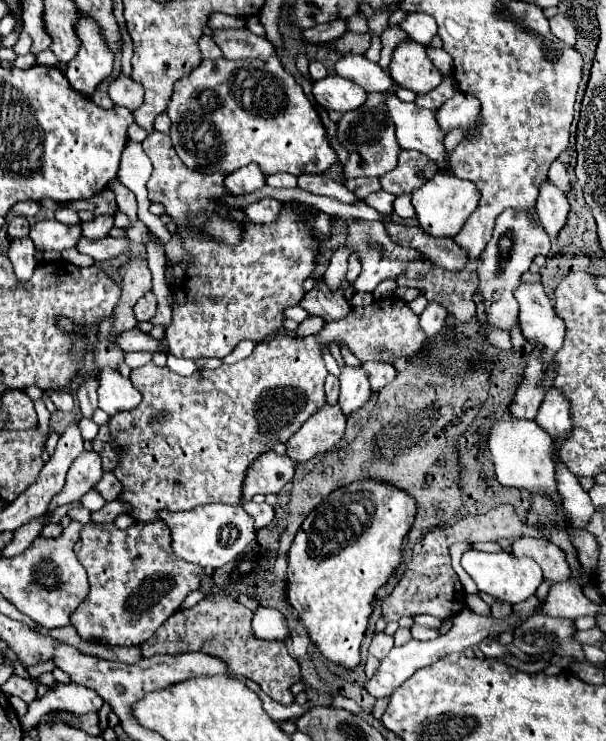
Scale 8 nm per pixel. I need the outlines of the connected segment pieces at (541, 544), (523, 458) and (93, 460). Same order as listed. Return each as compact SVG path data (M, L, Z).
M520 537L512 545L512 553L516 557L528 555L532 557L544 571L544 579L552 579L552 583L564 581L570 575L570 567L564 559L564 551L544 537Z
M512 415L502 417L490 427L488 447L492 453L496 479L502 485L546 493L554 501L562 503L562 497L556 491L556 481L554 481L554 459L550 455L552 439L542 427L538 427L534 421L528 419L516 419Z
M84 451L80 453L80 457L72 463L68 475L66 475L66 485L64 489L52 499L48 513L54 511L58 505L66 505L66 503L74 503L78 501L84 493L88 493L102 475L102 457L100 453L92 451Z

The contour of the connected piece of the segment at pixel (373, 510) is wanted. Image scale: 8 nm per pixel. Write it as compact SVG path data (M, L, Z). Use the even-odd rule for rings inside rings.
M354 481L346 487L340 487L336 489L334 493L330 493L302 523L302 527L298 529L294 541L292 541L292 547L288 551L288 601L290 605L298 611L298 619L304 623L304 627L308 629L308 635L310 635L310 641L316 645L316 649L330 661L338 663L340 667L352 671L358 667L360 663L360 641L364 637L364 631L366 631L366 625L368 625L368 619L370 619L370 613L372 613L372 601L376 597L376 591L386 583L386 579L392 575L392 571L400 565L400 545L406 537L406 533L410 531L410 525L414 521L414 513L416 513L416 501L412 497L408 497L406 493L400 493L396 487L392 485L386 485L386 483L378 483L378 481Z

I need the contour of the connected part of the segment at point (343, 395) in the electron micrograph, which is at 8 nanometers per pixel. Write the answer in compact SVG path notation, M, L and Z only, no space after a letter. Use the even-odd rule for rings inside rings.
M342 365L340 367L340 397L338 403L342 407L344 415L350 415L358 407L362 407L370 397L370 383L368 373L364 373L362 365Z

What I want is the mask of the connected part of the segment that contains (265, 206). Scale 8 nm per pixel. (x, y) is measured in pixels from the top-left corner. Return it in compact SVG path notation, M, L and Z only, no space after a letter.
M264 197L258 203L248 205L246 215L250 217L250 221L256 221L256 223L272 223L280 215L280 209L282 209L280 201L272 197Z

